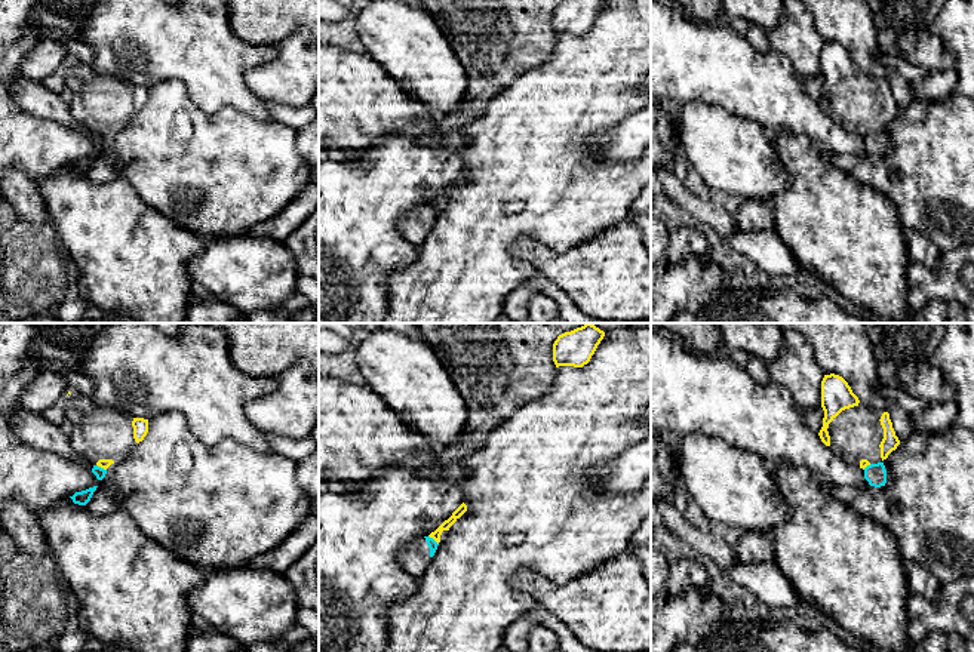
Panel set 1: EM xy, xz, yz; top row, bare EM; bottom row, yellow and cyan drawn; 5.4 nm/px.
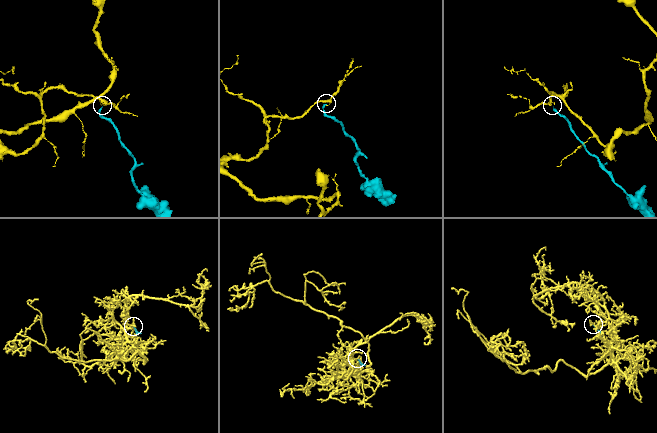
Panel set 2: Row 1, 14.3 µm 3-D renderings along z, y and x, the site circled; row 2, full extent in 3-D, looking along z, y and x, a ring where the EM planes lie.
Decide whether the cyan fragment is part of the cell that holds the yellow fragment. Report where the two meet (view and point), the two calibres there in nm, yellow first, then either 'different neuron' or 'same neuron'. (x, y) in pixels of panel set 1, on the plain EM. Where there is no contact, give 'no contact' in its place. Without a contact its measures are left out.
meets yellow in xz at (433, 206); 50 nm thick on the yellow side, 50 nm on the other; different neuron

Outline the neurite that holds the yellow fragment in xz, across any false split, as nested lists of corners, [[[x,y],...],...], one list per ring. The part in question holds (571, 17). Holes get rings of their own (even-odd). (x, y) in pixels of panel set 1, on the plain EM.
[[[565,0],[553,12],[553,30],[559,34],[583,36],[594,22],[605,0]]]

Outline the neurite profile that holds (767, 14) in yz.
[[[720,0],[723,16],[747,19],[766,31],[774,30],[784,18],[781,0]]]

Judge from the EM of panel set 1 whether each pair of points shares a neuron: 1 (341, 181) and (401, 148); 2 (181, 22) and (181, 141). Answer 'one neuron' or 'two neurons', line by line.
1: one neuron
2: two neurons

